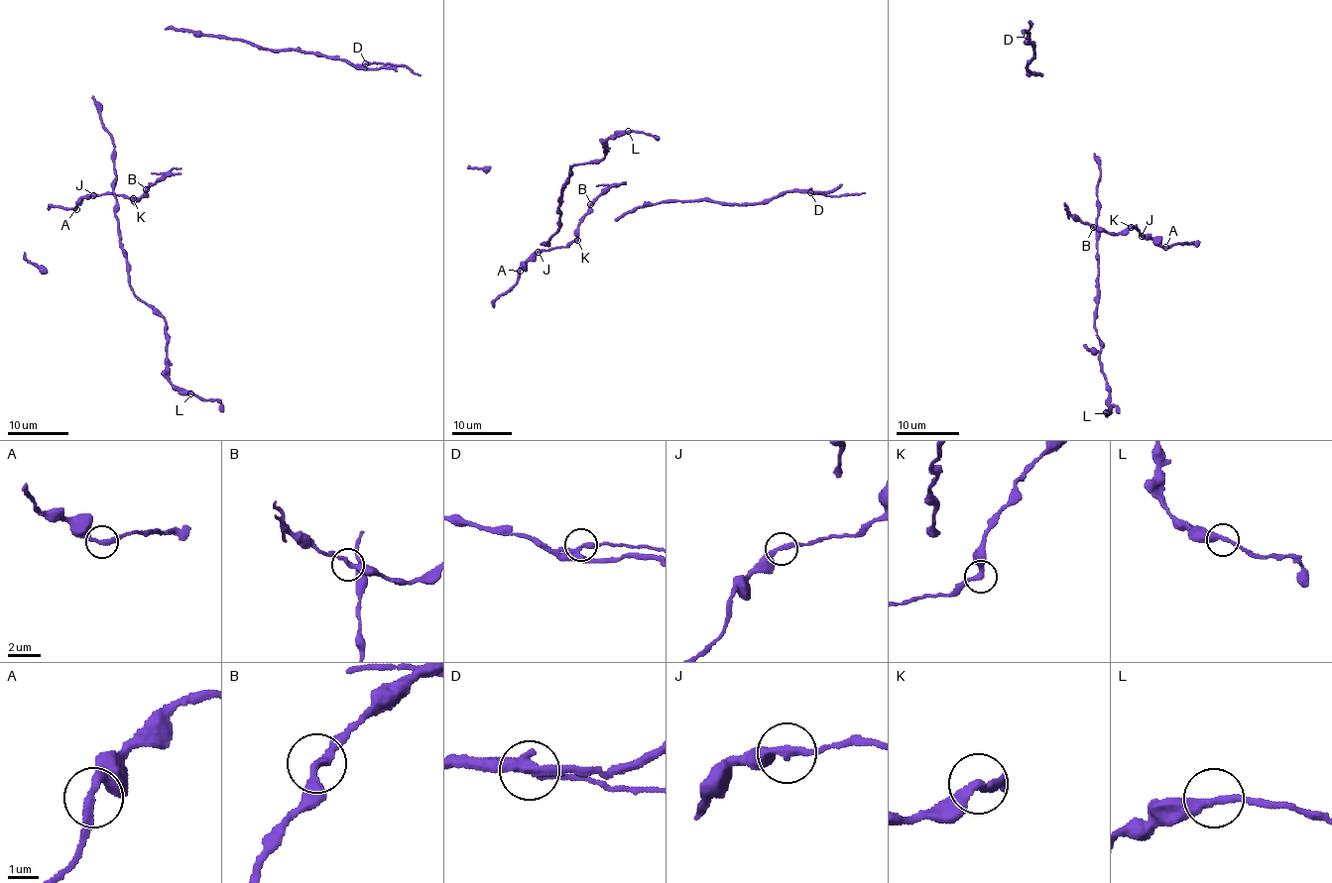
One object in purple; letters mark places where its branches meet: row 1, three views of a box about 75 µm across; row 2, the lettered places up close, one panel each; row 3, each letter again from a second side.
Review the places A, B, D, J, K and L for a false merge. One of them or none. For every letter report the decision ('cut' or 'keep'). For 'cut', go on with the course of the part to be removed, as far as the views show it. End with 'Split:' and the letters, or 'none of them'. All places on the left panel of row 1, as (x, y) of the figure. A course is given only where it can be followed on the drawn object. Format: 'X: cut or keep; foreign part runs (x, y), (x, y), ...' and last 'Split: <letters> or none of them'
A: keep
B: keep
D: cut; foreign part runs (365, 63), (405, 64), (421, 75)
J: keep
K: keep
L: keep
Split: D

